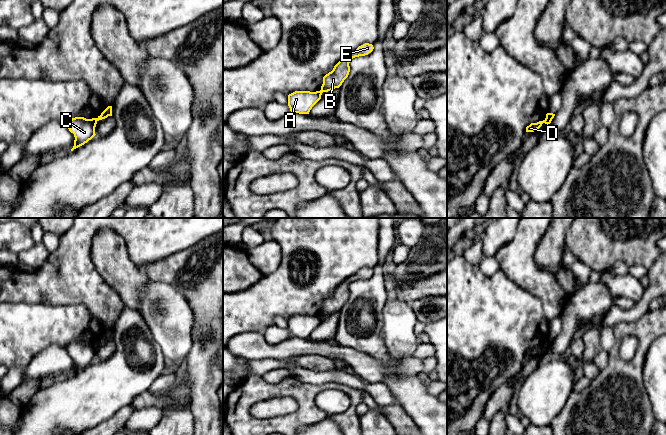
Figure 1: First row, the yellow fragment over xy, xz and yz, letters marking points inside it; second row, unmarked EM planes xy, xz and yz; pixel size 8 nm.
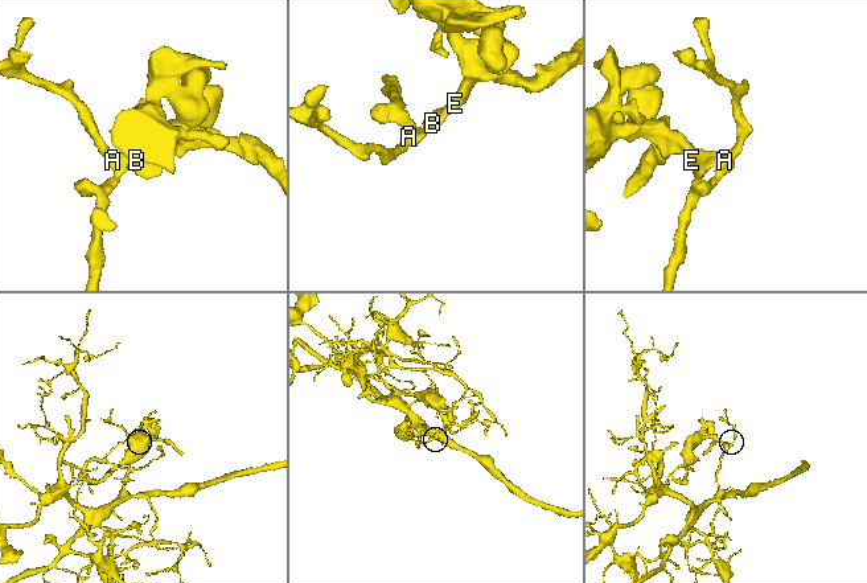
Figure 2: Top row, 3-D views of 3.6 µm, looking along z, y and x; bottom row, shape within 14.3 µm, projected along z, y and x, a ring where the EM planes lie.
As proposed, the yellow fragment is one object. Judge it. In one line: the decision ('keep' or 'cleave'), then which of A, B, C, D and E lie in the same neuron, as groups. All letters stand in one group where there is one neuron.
cleave; groups A C / B D E

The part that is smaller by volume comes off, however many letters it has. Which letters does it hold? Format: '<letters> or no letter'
B, D, E

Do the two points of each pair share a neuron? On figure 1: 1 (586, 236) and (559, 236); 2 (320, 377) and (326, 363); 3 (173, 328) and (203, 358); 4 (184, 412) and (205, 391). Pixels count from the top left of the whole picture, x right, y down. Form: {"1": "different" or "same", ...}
{"1": "different", "2": "different", "3": "different", "4": "different"}

